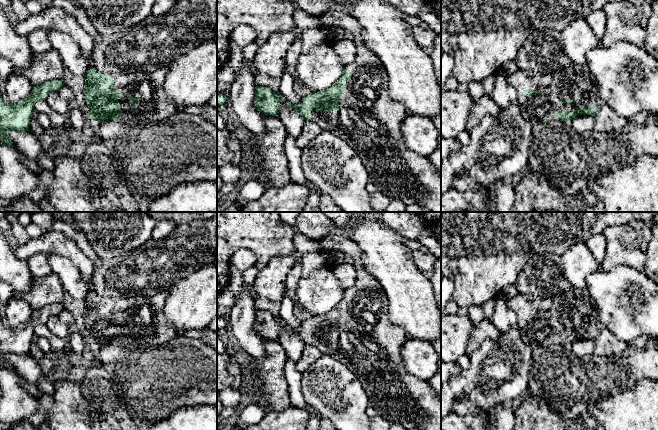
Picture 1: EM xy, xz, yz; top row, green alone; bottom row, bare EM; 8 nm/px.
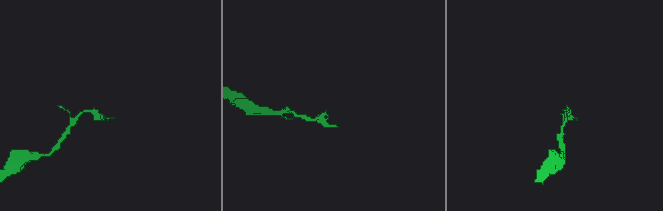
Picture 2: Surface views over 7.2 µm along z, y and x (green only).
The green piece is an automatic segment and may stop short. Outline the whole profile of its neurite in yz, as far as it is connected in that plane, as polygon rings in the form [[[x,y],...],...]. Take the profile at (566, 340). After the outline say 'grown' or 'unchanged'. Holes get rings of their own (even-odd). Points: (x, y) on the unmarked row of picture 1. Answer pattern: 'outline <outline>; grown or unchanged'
outline [[[571,287],[562,294],[552,296],[518,293],[512,298],[507,298],[507,306],[517,314],[517,325],[522,339],[543,350],[552,345],[569,348],[579,339],[594,340],[605,329],[586,288]]]; grown

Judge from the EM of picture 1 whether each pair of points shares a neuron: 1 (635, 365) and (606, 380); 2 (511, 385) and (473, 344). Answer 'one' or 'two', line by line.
1: one
2: two

